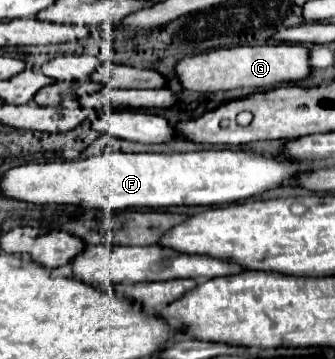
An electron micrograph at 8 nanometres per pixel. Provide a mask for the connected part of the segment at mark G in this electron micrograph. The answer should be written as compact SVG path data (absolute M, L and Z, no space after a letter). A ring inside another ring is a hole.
M266 44L266 46L234 46L186 56L176 64L176 72L184 88L196 92L220 92L234 88L272 90L276 84L298 84L312 74L310 52L302 44Z

